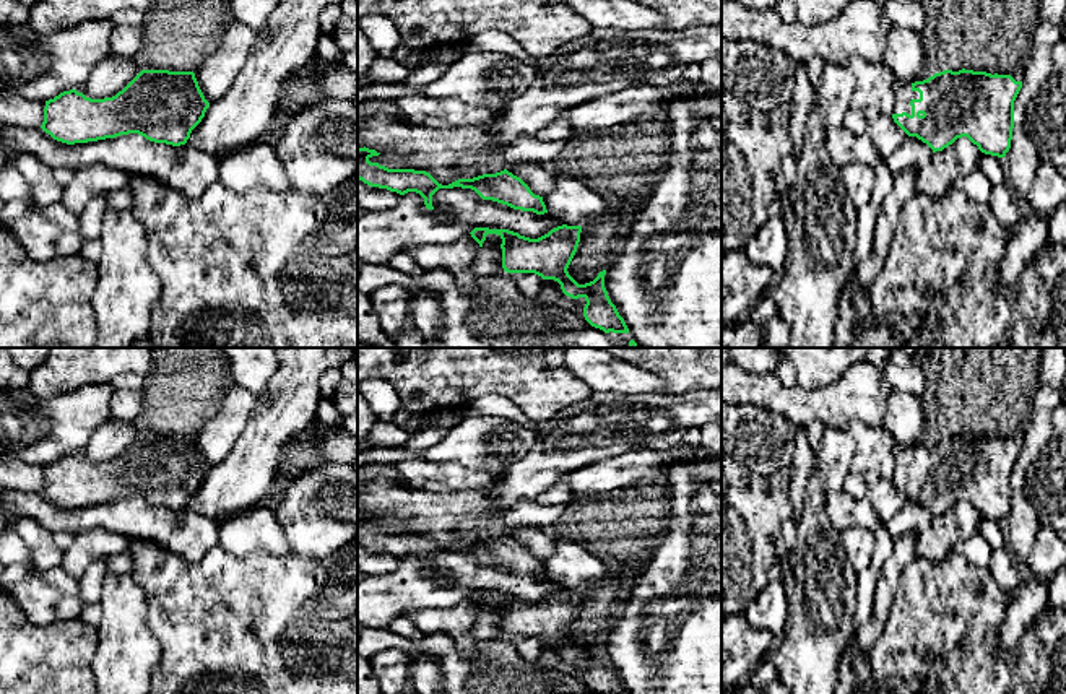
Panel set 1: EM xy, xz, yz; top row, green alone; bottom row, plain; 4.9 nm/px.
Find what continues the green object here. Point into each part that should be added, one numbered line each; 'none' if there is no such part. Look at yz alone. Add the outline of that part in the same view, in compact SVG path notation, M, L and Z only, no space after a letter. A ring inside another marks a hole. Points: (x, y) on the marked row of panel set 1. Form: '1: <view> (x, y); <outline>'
1: yz (904, 95); M897 81L894 114L907 112L912 115L912 99L920 99L920 93L912 89L912 83Z

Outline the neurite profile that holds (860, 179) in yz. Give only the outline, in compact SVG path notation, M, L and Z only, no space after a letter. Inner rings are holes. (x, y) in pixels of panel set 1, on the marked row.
M853 163L840 169L848 192L848 198L855 206L863 206L871 200L876 174L868 164Z

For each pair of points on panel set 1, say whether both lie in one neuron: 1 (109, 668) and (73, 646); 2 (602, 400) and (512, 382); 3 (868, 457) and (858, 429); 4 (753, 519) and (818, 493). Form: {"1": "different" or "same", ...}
{"1": "different", "2": "different", "3": "same", "4": "different"}

